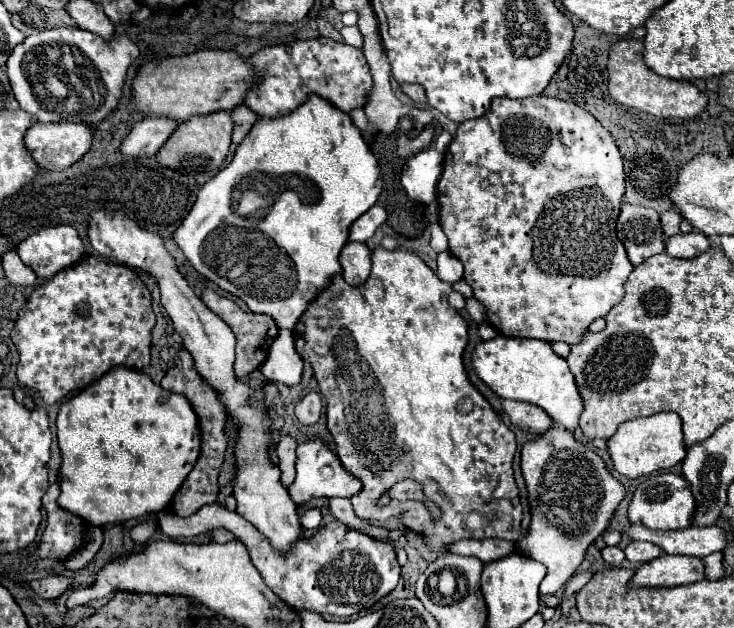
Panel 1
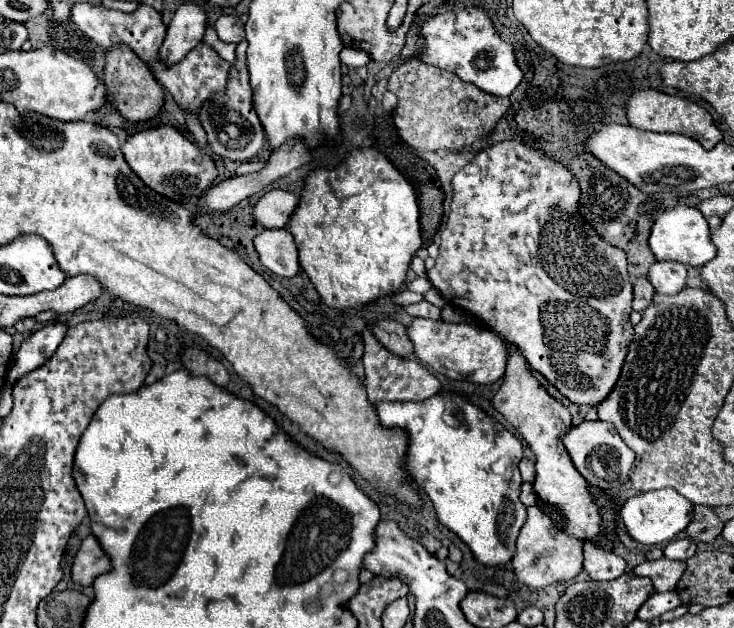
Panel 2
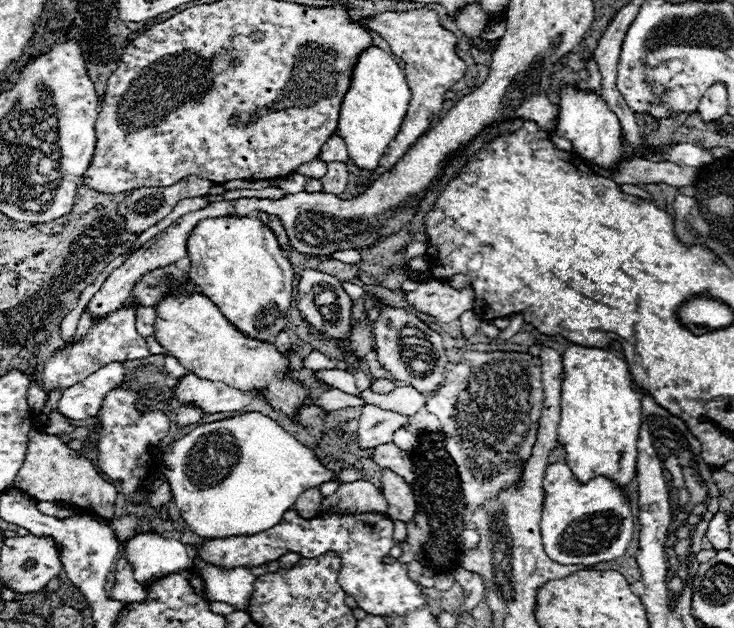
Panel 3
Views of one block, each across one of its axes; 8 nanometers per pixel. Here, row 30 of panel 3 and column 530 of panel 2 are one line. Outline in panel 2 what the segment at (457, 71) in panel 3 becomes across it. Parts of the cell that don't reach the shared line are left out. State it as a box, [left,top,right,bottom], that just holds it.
[492,346,602,540]

